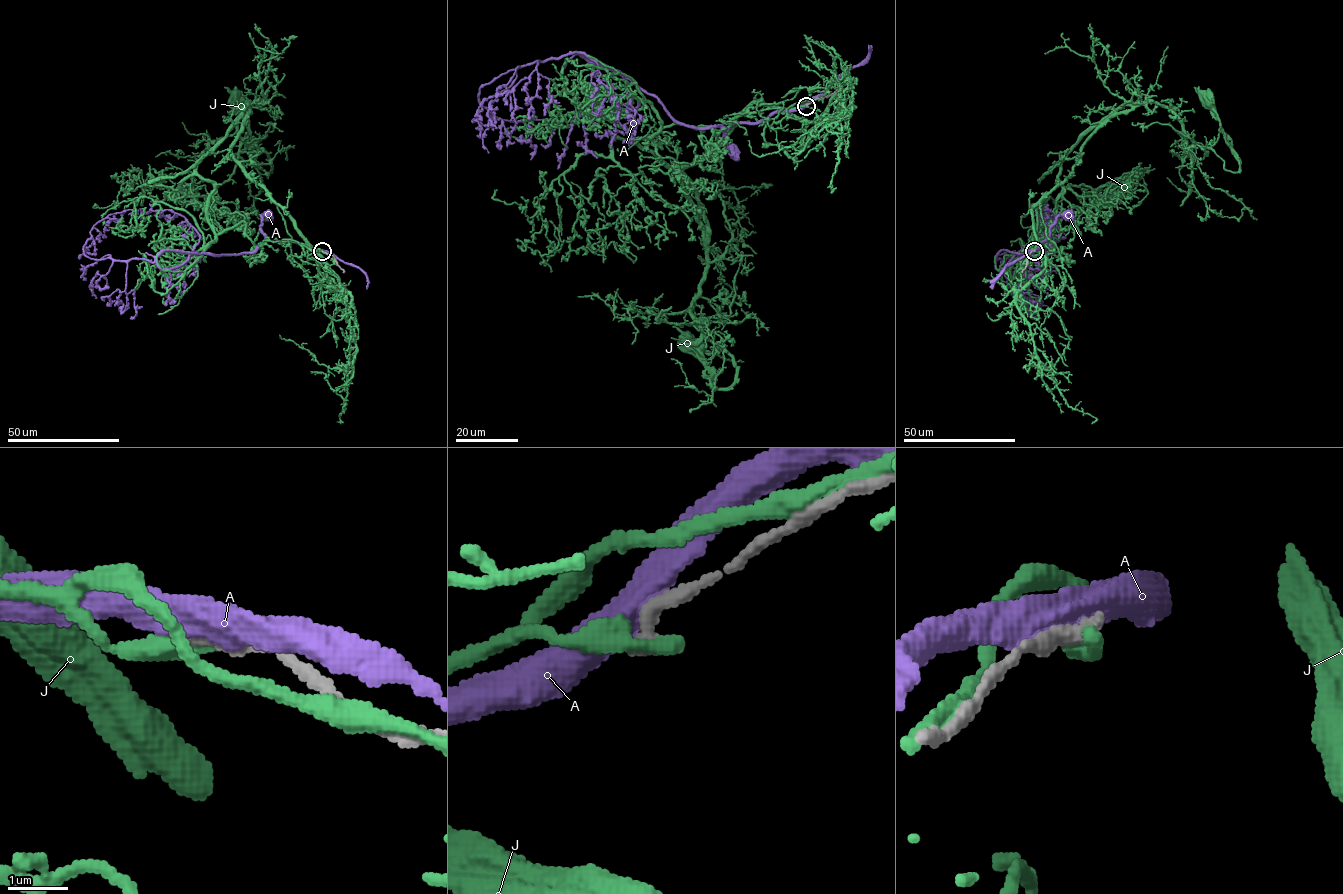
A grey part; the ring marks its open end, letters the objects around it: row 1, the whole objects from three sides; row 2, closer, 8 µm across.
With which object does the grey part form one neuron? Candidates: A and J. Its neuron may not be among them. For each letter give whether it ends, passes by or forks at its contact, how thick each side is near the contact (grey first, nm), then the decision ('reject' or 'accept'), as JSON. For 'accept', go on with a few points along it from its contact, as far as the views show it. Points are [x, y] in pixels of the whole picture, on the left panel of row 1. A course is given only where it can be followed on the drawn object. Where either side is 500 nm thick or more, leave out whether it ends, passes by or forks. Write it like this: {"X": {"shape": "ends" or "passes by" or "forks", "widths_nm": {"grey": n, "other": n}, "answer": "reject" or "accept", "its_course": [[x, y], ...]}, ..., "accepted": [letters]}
{"A": {"shape": "passes by", "widths_nm": {"grey": 340, "other": 480}, "answer": "reject"}, "J": {"shape": "ends", "widths_nm": {"grey": 320, "other": 320}, "answer": "reject"}, "accepted": []}

